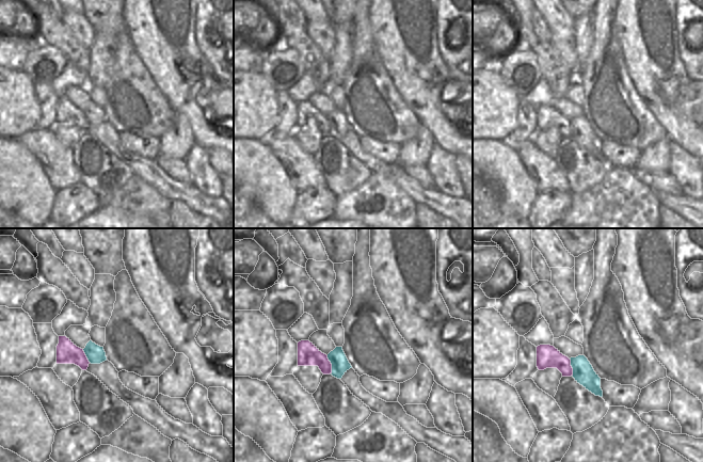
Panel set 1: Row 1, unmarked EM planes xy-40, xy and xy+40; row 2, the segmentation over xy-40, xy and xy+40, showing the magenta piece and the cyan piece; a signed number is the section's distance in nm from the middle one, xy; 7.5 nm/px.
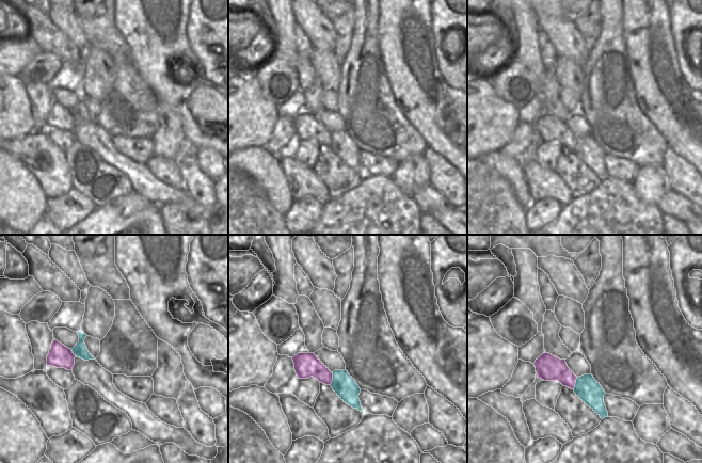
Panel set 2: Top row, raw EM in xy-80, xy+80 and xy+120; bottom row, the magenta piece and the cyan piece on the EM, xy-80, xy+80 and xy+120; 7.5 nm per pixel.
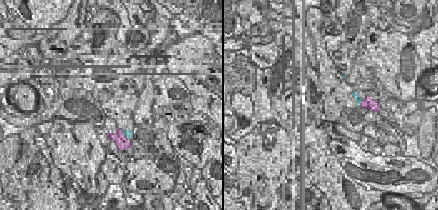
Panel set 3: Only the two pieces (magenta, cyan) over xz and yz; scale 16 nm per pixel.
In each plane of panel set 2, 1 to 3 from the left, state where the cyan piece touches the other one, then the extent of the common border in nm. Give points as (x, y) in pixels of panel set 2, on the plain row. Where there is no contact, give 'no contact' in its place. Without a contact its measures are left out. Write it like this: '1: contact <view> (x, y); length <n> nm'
1: contact xy-80 (72, 113); length 70 nm
2: contact xy+80 (332, 140); length 100 nm
3: contact xy+120 (575, 143); length 90 nm

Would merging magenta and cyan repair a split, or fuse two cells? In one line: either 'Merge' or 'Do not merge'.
Do not merge.

